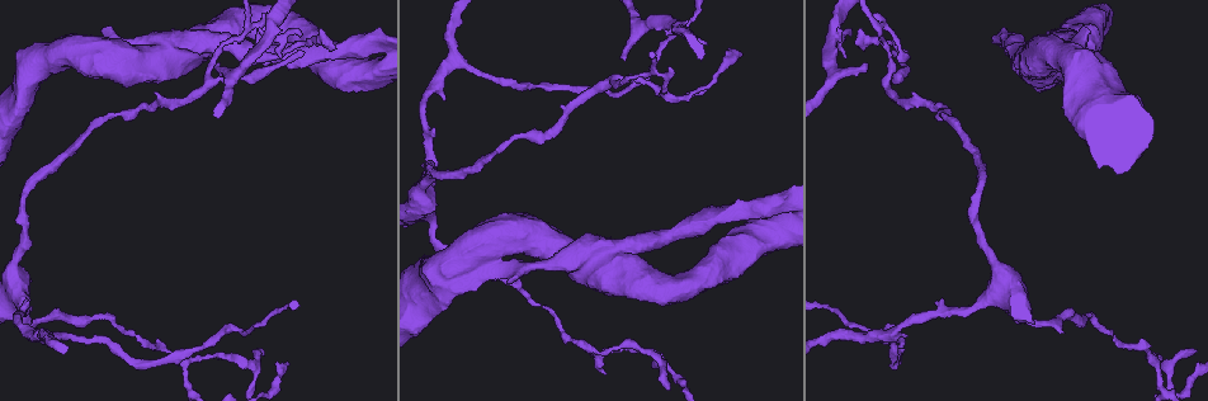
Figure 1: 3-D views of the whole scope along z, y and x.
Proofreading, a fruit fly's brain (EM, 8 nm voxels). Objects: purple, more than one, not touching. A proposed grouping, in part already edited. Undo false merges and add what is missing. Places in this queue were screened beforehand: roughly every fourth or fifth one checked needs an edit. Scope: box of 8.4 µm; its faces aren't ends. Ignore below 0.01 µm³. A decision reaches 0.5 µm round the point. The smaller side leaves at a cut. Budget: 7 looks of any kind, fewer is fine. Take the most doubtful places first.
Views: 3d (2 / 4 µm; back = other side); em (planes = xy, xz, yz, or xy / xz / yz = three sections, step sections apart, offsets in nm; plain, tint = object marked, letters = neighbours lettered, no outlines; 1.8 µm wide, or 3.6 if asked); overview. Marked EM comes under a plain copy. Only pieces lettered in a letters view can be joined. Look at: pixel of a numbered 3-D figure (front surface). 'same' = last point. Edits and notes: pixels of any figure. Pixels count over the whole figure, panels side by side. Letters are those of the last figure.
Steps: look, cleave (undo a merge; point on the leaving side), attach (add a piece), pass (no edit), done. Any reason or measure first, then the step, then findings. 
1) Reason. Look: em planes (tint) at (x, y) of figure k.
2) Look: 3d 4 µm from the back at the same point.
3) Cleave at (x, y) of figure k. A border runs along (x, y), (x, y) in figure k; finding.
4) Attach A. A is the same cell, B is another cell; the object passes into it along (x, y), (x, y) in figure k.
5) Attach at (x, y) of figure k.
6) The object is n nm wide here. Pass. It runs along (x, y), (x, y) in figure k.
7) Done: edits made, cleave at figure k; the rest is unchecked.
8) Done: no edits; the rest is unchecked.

Abrupt turn. Look: em planes (letters) at (903, 73) of figure 1.

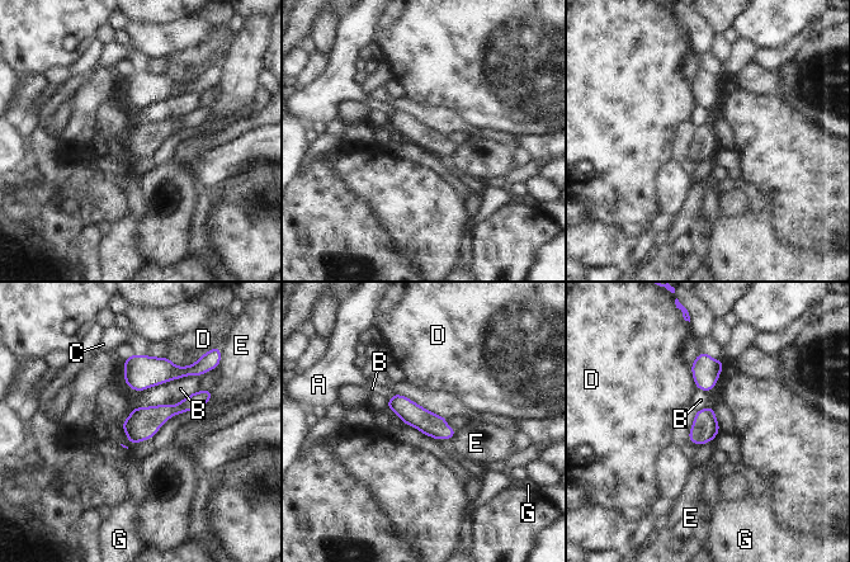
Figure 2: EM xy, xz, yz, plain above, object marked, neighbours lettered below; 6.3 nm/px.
The object is 150 nm wide here. Pass. A, B, C, D, E and G are other cells; a border runs along (201, 374), (174, 378), (140, 392) in figure 2; one cell here.

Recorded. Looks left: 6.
Sudden change in width. Look: em 3.6 µm xz step 16 (tint) at (1091, 80) of figure 1.

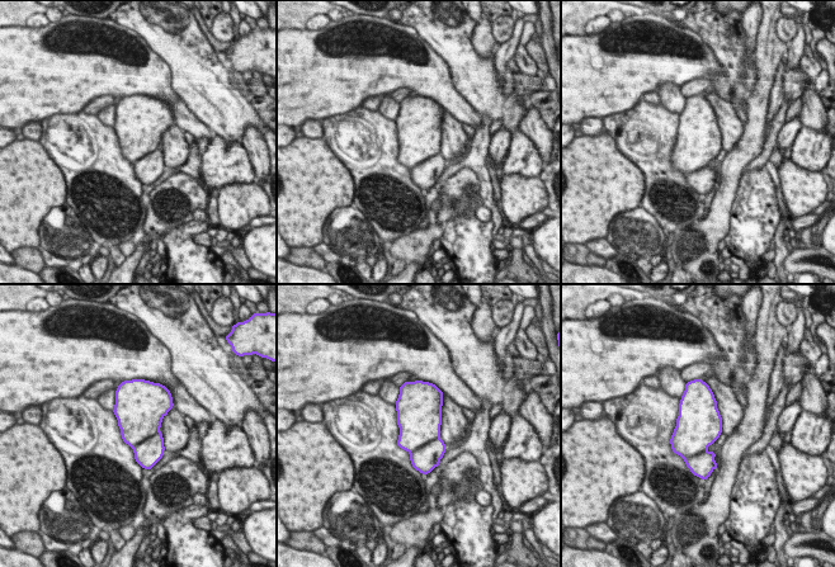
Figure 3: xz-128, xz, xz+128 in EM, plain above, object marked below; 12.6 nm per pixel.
Cut it another way. Look: em 3.6 µm planes (letters) at the same point.

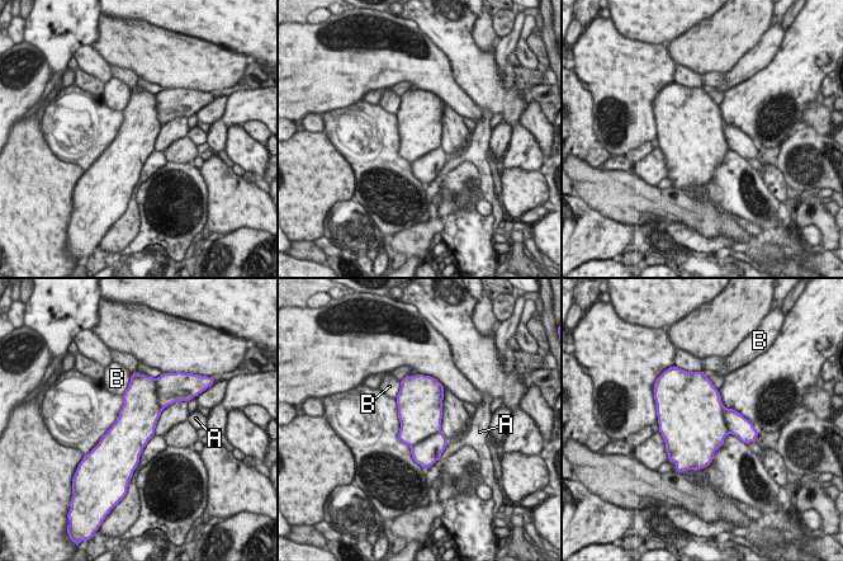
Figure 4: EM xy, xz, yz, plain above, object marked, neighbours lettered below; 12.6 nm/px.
Pass. A and B are other cells; a border runs along (131, 377), (128, 387), (122, 394) in figure 4; one cell here.

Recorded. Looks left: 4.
Narrows sharply. Look: em yz step 8 (tint) at (540, 84) of figure 1.

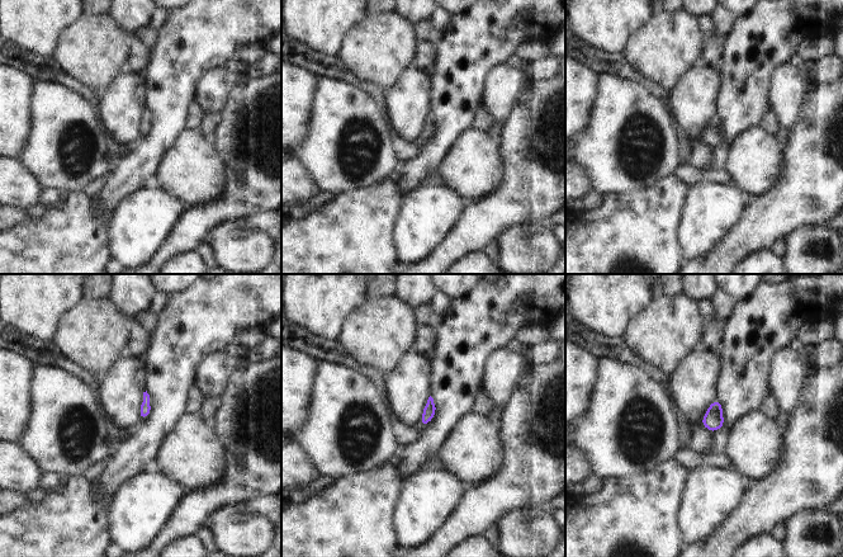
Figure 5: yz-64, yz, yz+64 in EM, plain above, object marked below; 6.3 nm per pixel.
Cut it another way. Look: em planes (tint) at the same point.

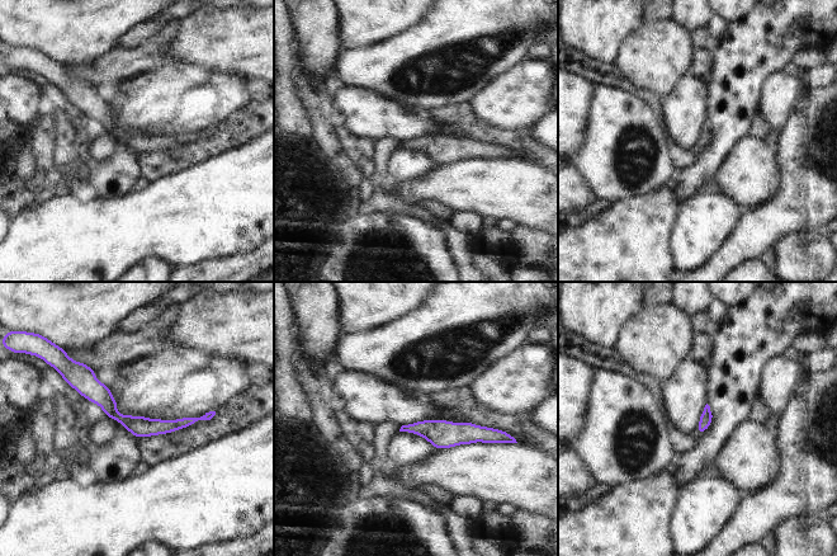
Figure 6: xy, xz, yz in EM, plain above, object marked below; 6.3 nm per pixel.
Look: em planes (letters) at the same point.

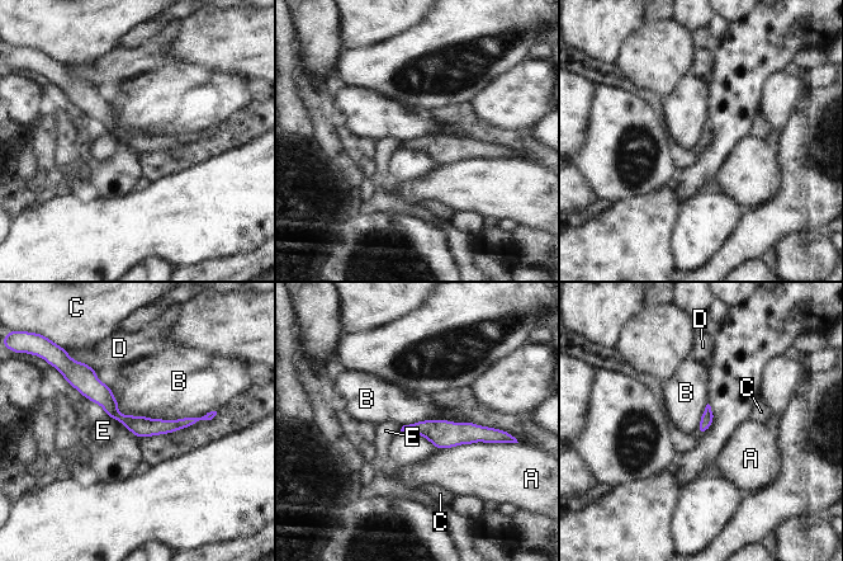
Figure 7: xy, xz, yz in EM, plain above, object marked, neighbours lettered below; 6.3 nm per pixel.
The object is 80 nm wide here. Pass. A, B, C, D and E are other cells; it runs along (75, 376), (137, 425), (208, 416) in figure 7; one cell here.

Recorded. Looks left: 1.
Done: no edits; the rest is unchecked.

